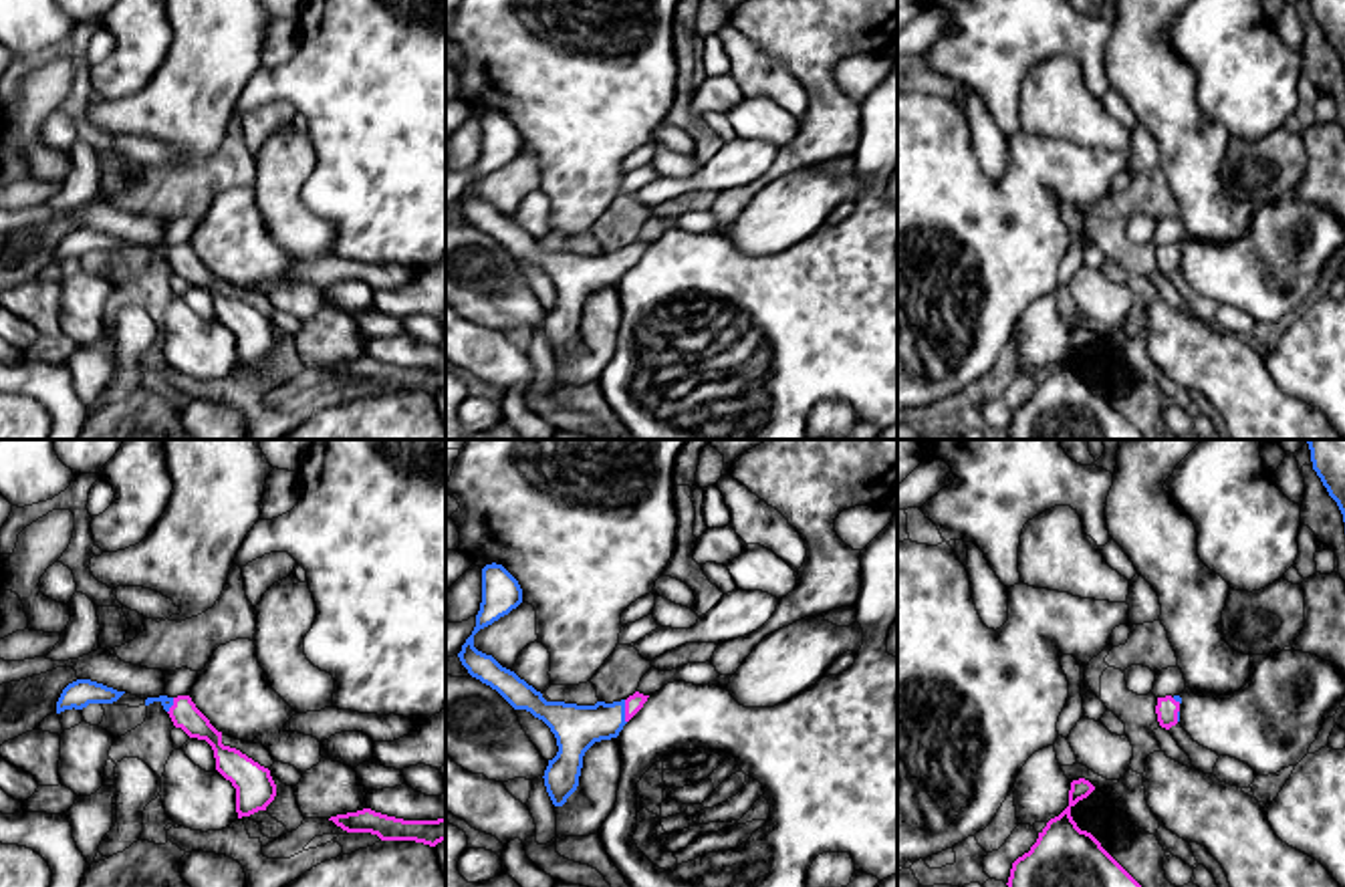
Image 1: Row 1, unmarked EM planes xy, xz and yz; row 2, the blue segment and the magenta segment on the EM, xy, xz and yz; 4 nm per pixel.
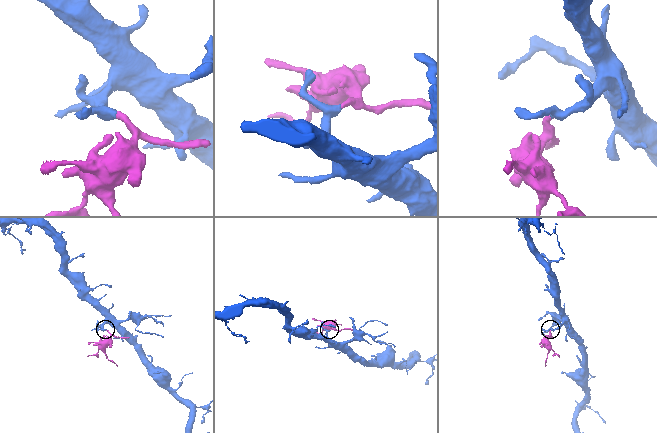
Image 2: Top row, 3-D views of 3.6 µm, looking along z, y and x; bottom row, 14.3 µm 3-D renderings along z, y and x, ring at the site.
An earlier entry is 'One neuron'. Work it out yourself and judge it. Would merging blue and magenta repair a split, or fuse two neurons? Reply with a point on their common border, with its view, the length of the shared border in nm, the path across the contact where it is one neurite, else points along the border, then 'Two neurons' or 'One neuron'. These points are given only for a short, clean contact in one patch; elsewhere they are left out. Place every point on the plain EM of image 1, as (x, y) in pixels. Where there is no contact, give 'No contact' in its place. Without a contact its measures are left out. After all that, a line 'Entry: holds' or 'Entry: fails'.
Touches blue at xz (624, 261). Shared border 100 nm. Path across: xz (577, 277), (624, 261), (634, 252). One neuron
Entry: holds

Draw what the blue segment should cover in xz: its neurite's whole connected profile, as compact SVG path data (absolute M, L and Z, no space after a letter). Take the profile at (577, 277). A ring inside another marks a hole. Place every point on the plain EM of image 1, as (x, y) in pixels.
M502 113L482 117L482 151L476 175L458 202L468 222L496 238L514 258L542 268L557 286L559 300L544 319L544 335L555 355L577 339L585 300L601 288L617 286L649 244L635 240L627 248L595 254L546 250L540 240L474 196L474 183L522 151L518 129Z

